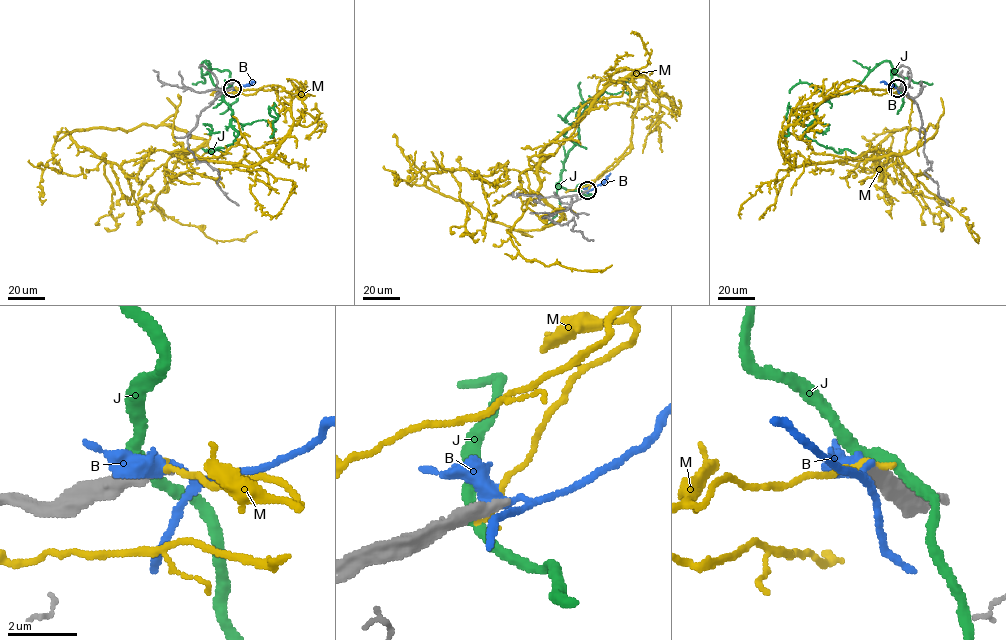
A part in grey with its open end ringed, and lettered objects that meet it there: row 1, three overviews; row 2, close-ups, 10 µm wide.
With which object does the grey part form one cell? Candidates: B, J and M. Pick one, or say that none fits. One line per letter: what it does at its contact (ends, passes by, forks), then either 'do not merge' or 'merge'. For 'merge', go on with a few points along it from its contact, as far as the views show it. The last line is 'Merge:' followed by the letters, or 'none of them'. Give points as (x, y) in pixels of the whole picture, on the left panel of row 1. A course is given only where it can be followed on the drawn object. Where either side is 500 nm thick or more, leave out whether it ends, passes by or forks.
B: it forks; do not merge
J: do not merge
M: it ends; do not merge
Merge: none of them

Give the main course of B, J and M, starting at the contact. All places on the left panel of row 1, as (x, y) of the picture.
B: (232, 88), (255, 82)
J: (231, 88), (228, 70), (203, 74), (201, 63), (238, 123), (275, 121), (272, 108), (277, 117), (270, 136)
M: (232, 88), (293, 120), (252, 166), (187, 160), (206, 142), (164, 125), (70, 133), (105, 162), (104, 228)

